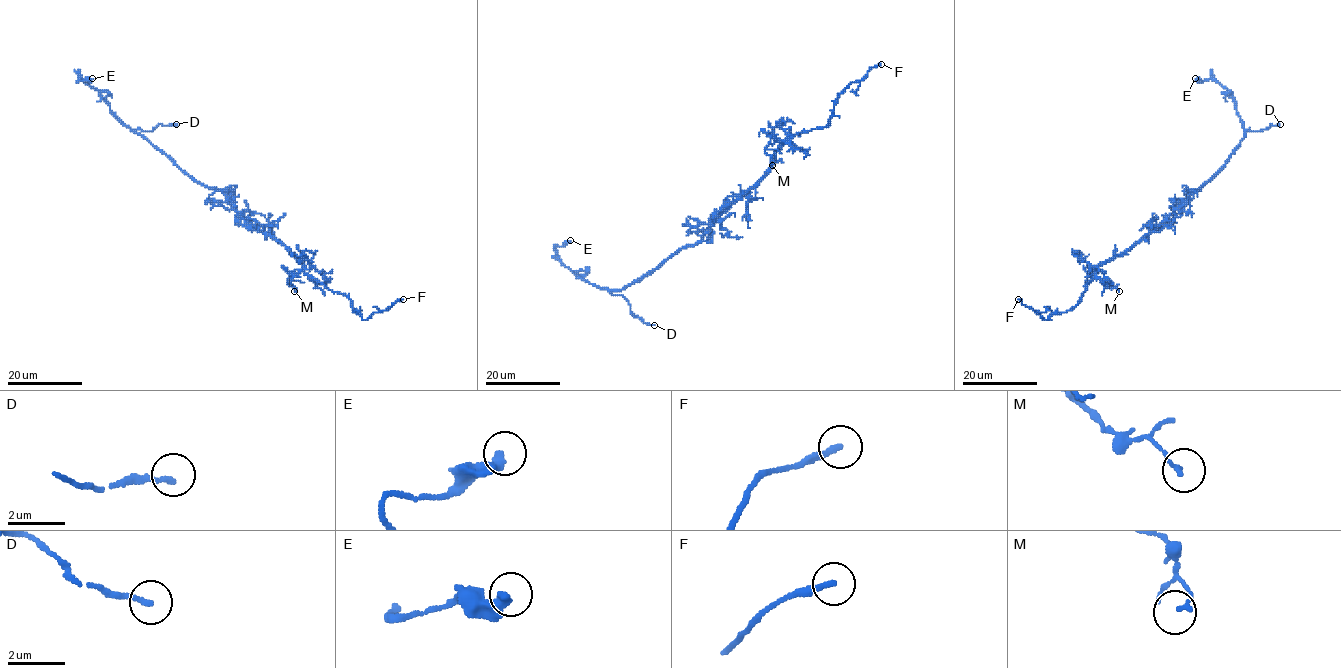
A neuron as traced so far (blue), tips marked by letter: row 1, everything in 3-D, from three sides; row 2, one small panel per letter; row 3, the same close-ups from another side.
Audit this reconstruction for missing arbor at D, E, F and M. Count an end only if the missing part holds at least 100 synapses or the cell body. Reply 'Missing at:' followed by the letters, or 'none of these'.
Missing at: F

